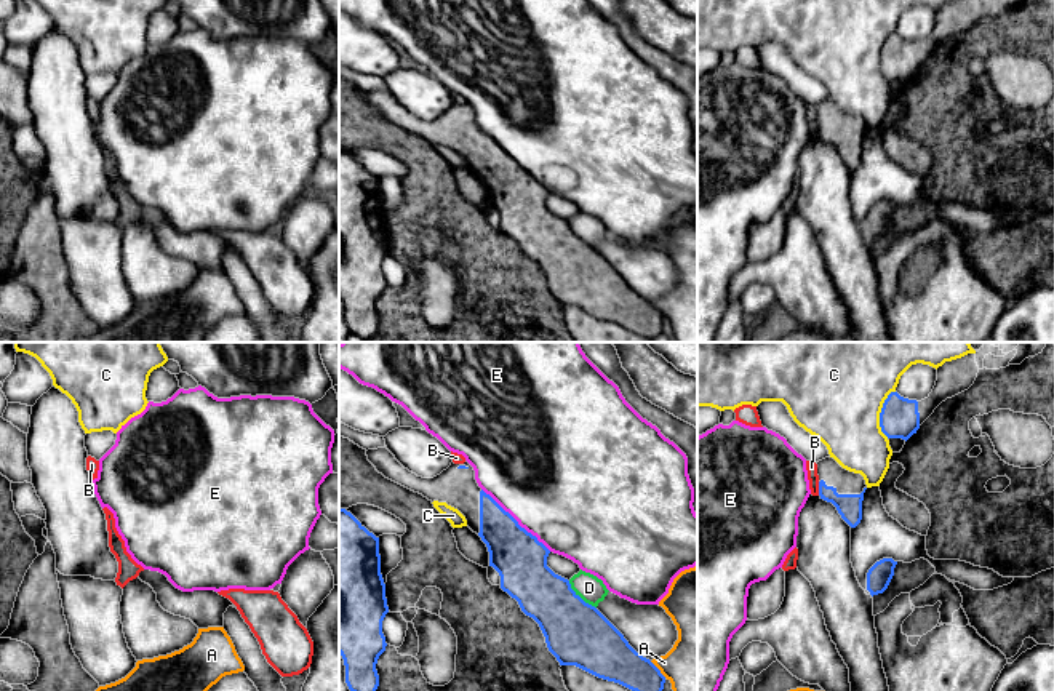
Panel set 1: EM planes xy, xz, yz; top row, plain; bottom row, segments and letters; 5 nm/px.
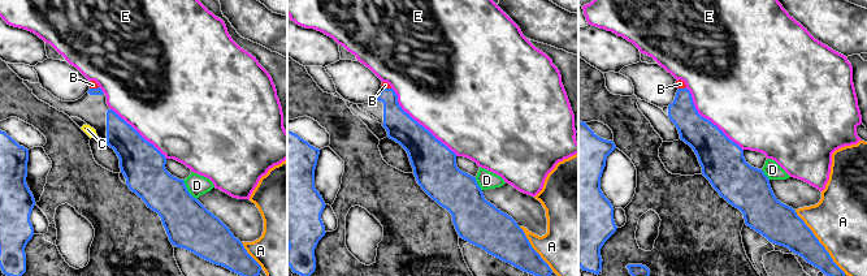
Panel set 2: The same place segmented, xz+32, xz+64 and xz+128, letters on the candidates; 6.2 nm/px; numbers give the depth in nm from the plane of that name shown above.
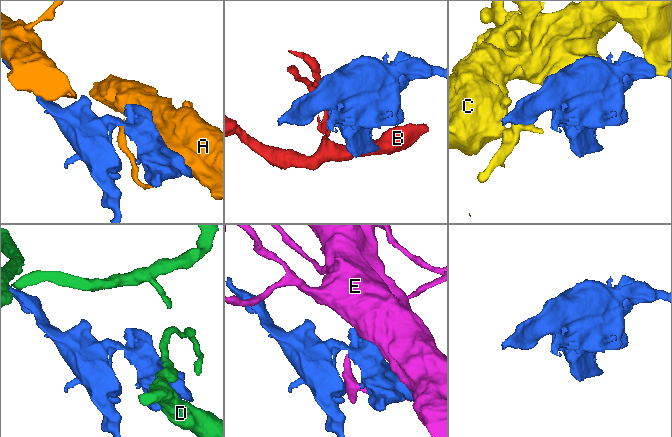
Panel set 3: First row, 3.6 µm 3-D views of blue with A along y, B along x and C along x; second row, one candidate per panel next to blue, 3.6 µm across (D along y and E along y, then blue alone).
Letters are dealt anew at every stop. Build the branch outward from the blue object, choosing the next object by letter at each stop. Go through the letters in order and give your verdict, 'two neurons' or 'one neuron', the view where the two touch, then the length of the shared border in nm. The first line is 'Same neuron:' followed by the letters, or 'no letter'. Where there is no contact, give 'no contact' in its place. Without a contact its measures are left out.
Same neuron: no letter
A: two neurons; contact in xz; length 120 nm
B: two neurons; contact in yz; length 70 nm
C: two neurons; contact in yz; length 240 nm
D: two neurons; contact in xz; length 200 nm
E: two neurons; contact in xz; length 480 nm

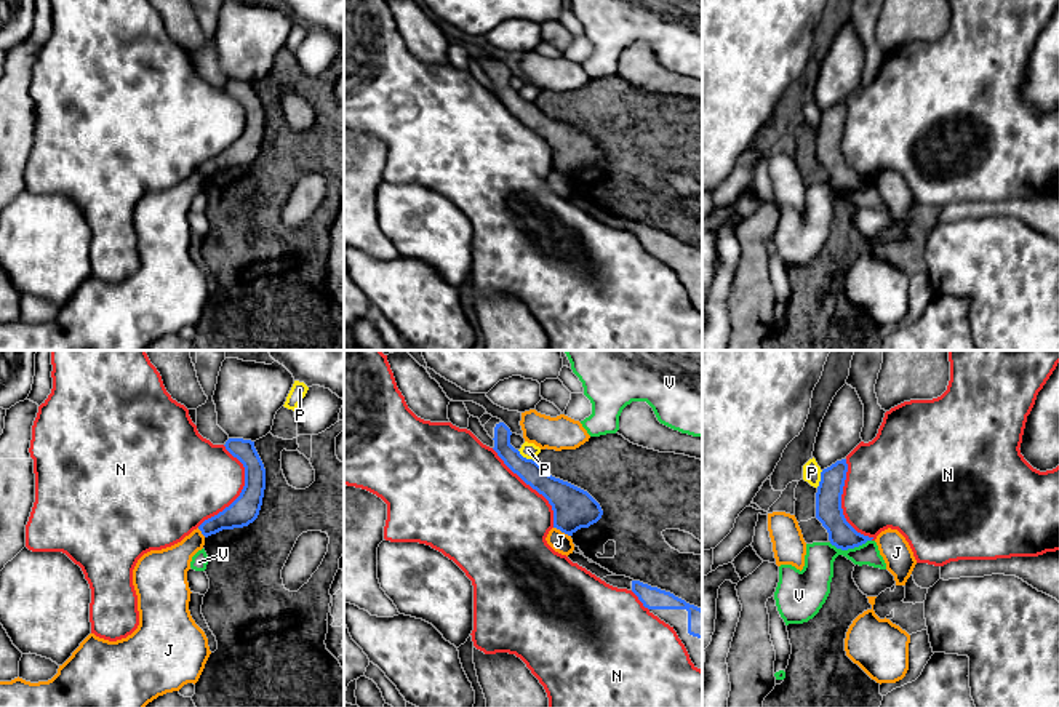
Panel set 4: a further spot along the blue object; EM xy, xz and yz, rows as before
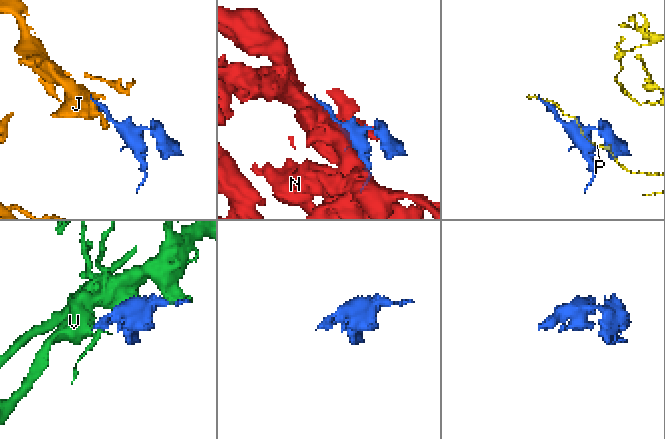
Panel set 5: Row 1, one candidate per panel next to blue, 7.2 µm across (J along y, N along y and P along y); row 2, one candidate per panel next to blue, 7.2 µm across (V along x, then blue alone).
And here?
Same neuron: no letter
J: two neurons; contact in xz; length 100 nm
N: two neurons; contact in xy; length 440 nm
P: two neurons; contact in xz; length 110 nm
V: two neurons; contact in yz; length 220 nm

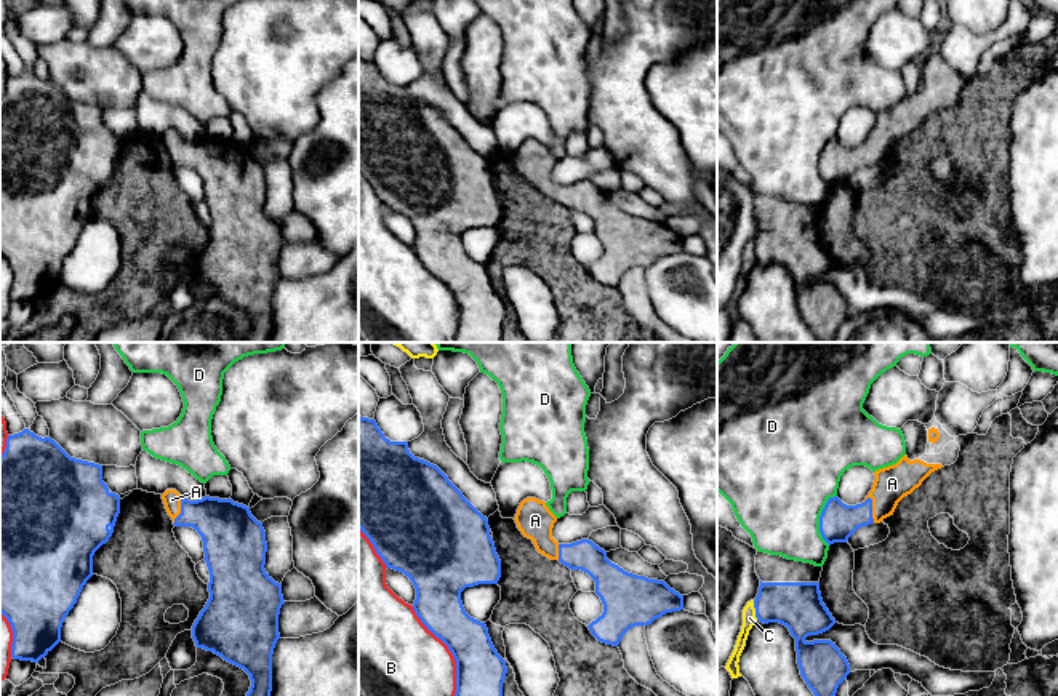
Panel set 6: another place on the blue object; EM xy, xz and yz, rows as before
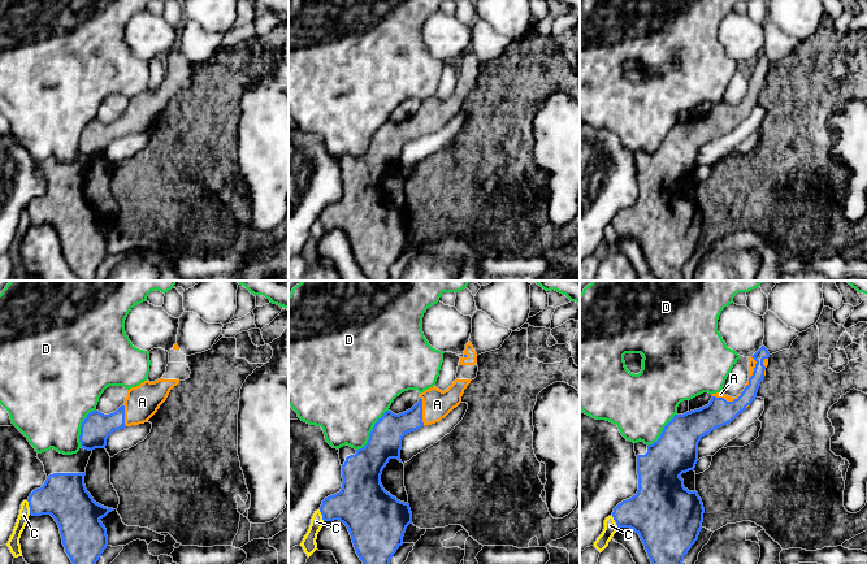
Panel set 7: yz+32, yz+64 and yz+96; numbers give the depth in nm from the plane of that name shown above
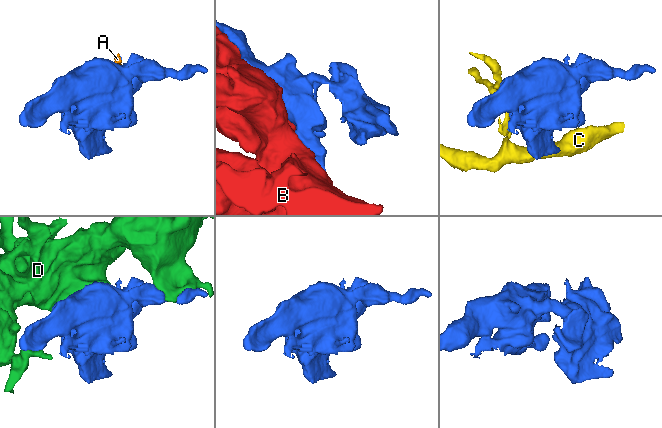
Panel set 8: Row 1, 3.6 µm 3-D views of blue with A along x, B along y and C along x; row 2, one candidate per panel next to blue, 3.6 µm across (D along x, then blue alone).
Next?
Same neuron: A
A: one neuron; contact in yz; length 140 nm
B: two neurons; contact in xz; length 500 nm
C: two neurons; contact in yz; length 100 nm
D: two neurons; contact in yz; length 260 nm

